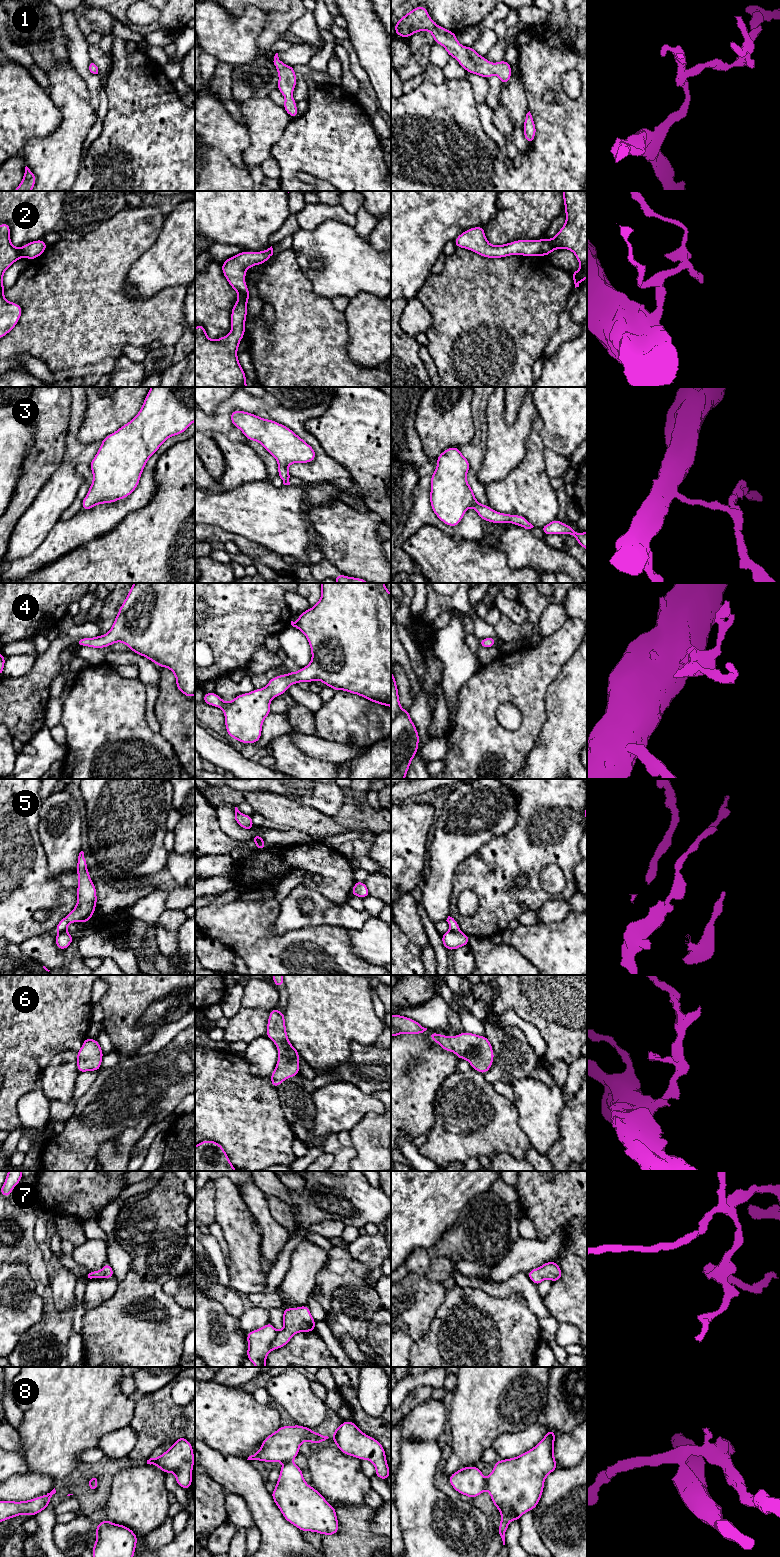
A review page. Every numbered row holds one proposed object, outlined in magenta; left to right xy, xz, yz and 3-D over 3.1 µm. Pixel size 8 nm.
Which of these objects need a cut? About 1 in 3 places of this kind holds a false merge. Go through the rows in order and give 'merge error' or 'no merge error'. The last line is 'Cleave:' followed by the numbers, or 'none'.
1: no merge error
2: no merge error
3: no merge error
4: no merge error
5: merge error
6: no merge error
7: no merge error
8: merge error
Cleave: 5, 8

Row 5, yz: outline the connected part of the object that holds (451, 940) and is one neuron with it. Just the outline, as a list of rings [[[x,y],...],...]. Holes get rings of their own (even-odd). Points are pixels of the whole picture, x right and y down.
[[[449,931],[441,935],[441,939],[447,950],[456,950],[459,947],[468,945],[470,937],[463,934],[461,931]]]

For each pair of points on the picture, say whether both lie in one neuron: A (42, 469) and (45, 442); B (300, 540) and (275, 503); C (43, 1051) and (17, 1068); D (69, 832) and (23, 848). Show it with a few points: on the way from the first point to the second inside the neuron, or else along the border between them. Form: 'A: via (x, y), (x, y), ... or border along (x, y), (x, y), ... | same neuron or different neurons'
A: via (42, 462), (45, 456), (45, 449) | same neuron
B: via (291, 531), (275, 515), (275, 512) | same neuron
C: via (37, 1051), (34, 1051), (23, 1062) | same neuron
D: border along (39, 820), (38, 835), (48, 865) | different neurons

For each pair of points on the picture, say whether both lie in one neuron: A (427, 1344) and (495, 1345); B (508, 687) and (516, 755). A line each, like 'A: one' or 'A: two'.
A: one
B: one

